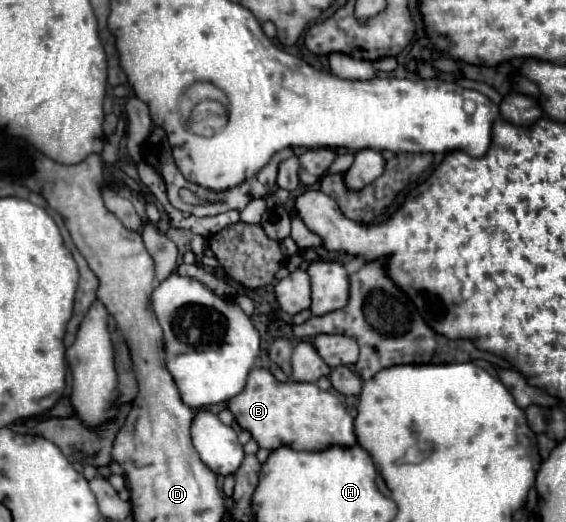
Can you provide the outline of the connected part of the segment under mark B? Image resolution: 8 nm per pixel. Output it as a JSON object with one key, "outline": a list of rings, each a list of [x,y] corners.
{"outline":[[[253,368],[241,394],[227,402],[235,422],[251,432],[259,448],[277,450],[289,446],[293,450],[323,450],[331,444],[351,446],[357,442],[353,418],[333,392],[323,392],[311,382],[277,382],[267,368]]]}

